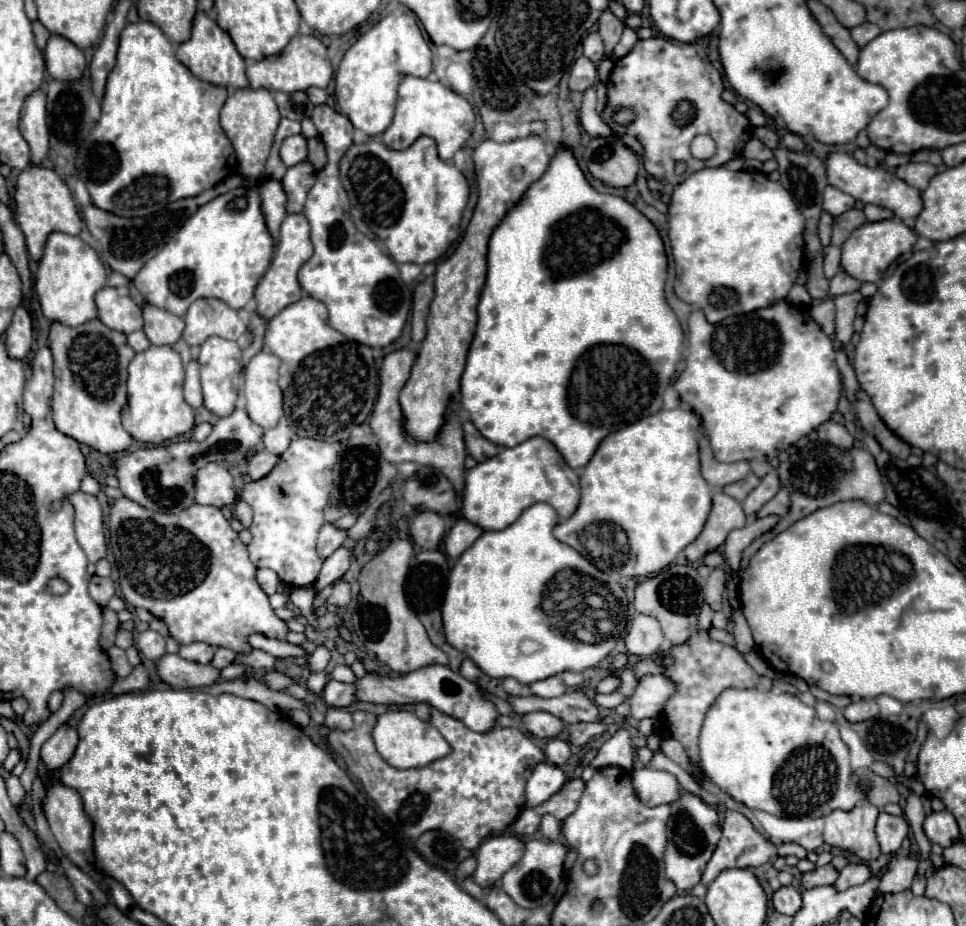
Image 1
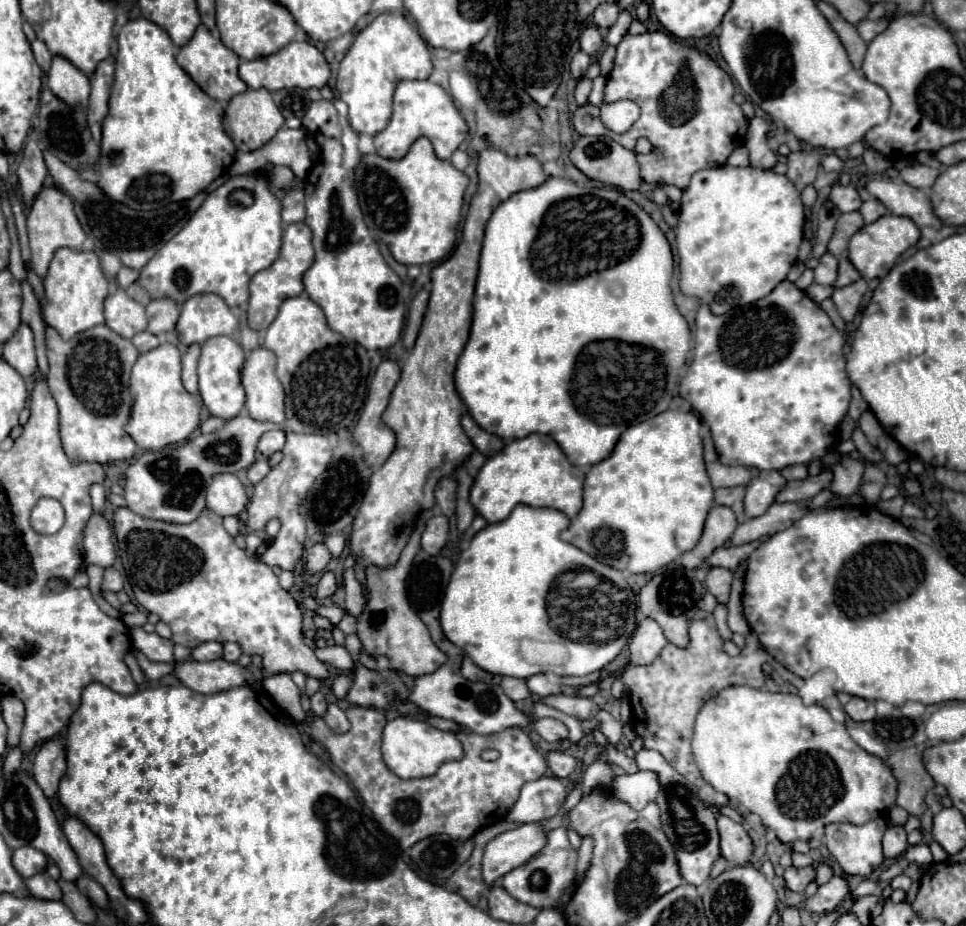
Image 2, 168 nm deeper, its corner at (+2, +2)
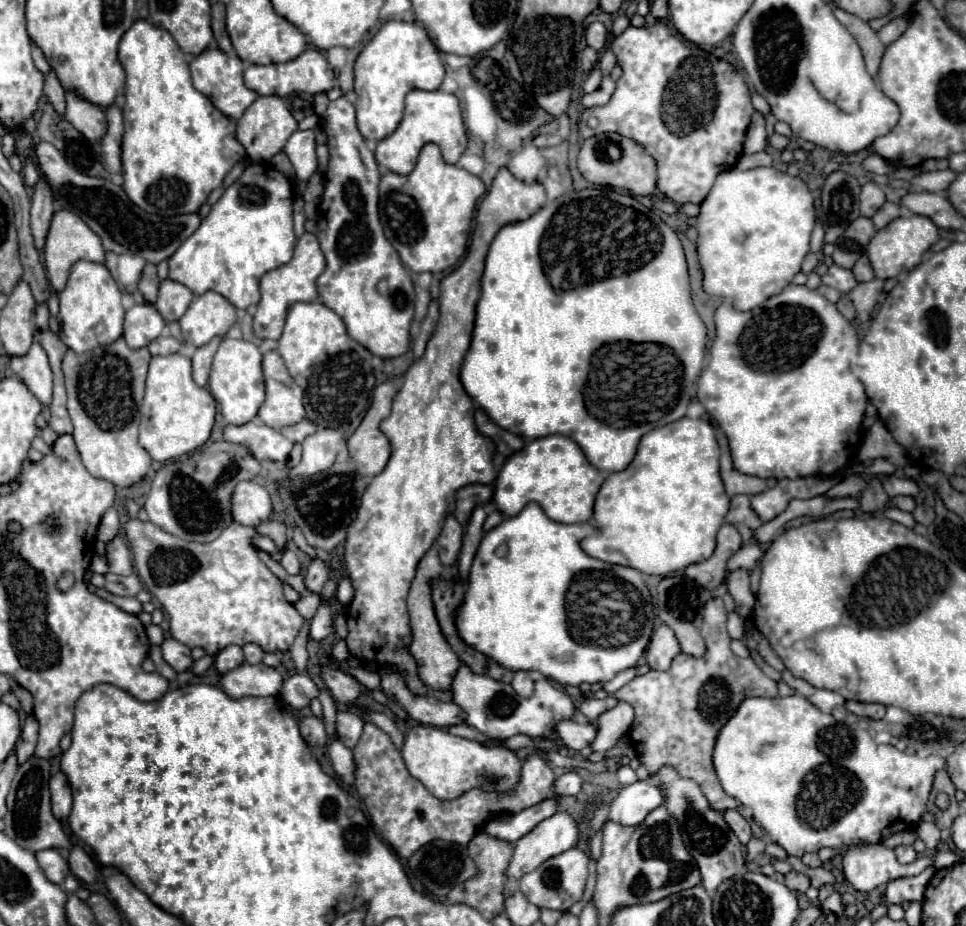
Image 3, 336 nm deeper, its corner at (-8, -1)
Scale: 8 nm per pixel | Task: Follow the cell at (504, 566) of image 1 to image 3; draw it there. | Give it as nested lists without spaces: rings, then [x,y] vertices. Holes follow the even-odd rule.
[[[529,502],[517,516],[505,518],[489,530],[475,554],[467,592],[455,614],[461,640],[511,672],[533,670],[567,686],[607,682],[617,672],[637,666],[653,632],[651,594],[639,570],[601,562],[581,550],[579,540],[595,532],[597,528],[591,522],[555,522],[535,502]],[[499,546],[507,546],[505,556],[495,554]],[[565,652],[573,654],[571,662],[557,662],[553,658]]]

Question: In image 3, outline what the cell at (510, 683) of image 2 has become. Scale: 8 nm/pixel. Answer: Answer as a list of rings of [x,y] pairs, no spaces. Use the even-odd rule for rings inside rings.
[[[515,672],[515,678],[511,682],[513,690],[521,696],[521,698],[529,698],[533,694],[533,678],[527,672]]]

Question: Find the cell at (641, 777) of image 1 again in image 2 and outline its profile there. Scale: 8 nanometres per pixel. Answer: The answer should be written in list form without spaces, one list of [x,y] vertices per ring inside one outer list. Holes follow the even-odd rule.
[[[637,771],[633,775],[625,773],[615,777],[613,783],[609,785],[609,791],[613,793],[613,797],[627,803],[635,811],[641,811],[647,803],[655,801],[659,789],[661,787],[659,787],[657,775],[651,771]]]

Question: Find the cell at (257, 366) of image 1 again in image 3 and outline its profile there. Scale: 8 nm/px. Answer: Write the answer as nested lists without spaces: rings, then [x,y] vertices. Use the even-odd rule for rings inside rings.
[[[271,350],[263,356],[263,376],[267,396],[259,408],[259,418],[275,430],[301,422],[305,418],[303,390],[291,380],[279,352]]]

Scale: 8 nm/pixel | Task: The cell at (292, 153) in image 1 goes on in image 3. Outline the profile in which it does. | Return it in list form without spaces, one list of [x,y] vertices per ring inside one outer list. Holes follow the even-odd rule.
[[[295,130],[283,152],[289,156],[295,176],[307,182],[317,170],[317,156],[315,156],[315,132],[313,130]]]

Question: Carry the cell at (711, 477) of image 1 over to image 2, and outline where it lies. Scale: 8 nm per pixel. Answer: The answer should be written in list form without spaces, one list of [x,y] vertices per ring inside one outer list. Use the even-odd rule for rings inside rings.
[[[703,435],[703,445],[705,445],[705,463],[707,463],[707,473],[715,489],[719,487],[737,487],[737,485],[747,485],[751,481],[751,473],[747,467],[727,467],[719,461],[711,435]]]

